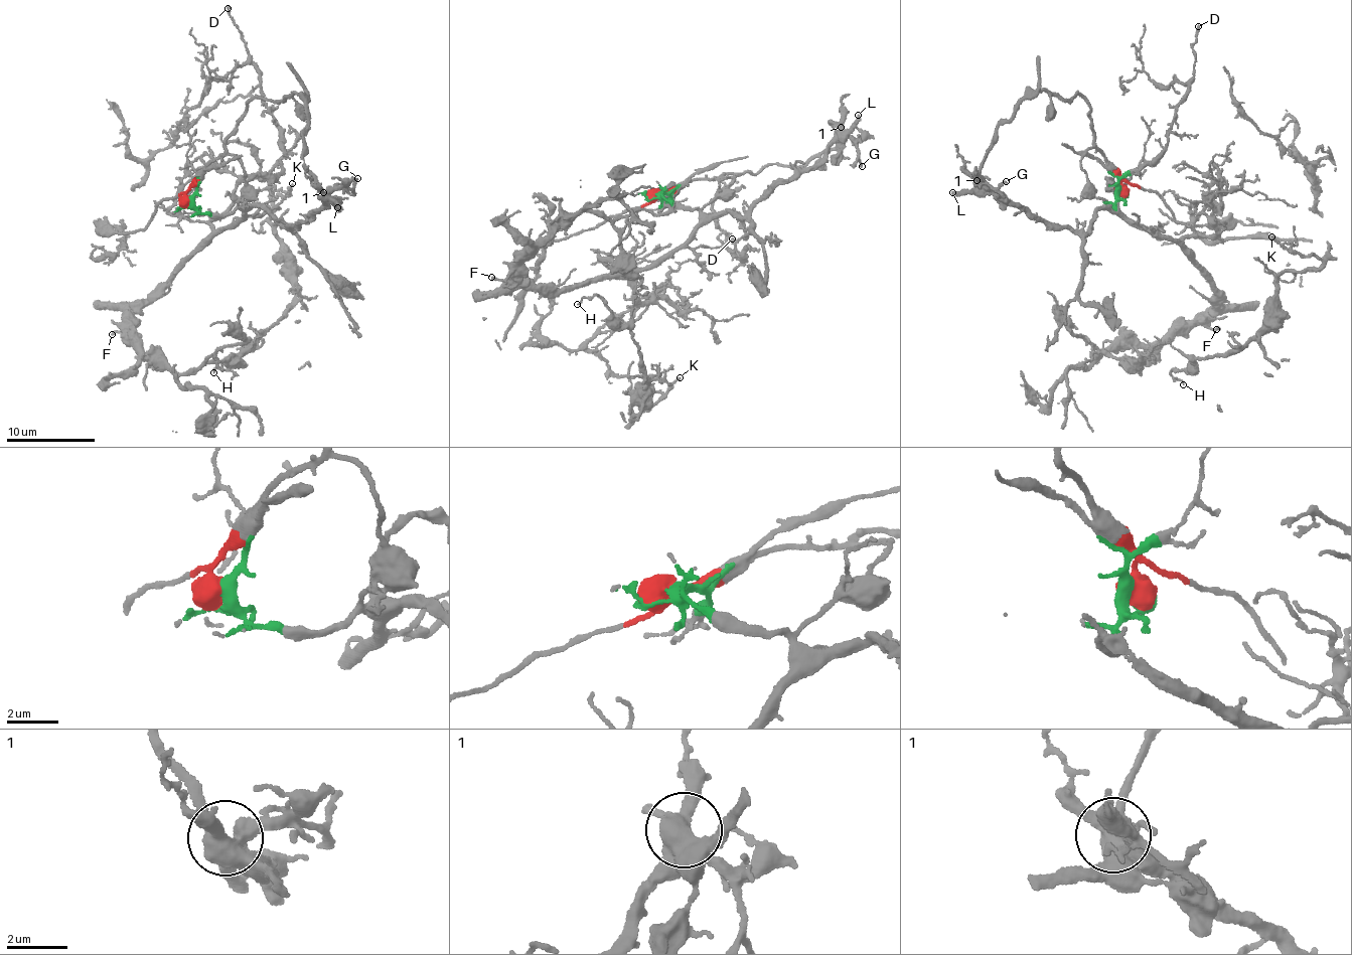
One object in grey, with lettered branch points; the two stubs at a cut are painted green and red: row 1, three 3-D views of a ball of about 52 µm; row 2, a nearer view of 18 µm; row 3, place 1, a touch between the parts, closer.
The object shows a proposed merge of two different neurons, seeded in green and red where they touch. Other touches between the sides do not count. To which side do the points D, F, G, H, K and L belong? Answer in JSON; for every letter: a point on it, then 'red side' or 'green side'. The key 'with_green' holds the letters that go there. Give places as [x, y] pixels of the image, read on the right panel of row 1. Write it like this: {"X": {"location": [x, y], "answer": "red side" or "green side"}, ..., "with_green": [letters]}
{"D": {"location": [1198, 26], "answer": "green side"}, "F": {"location": [1216, 329], "answer": "green side"}, "G": {"location": [1006, 181], "answer": "green side"}, "H": {"location": [1183, 384], "answer": "green side"}, "K": {"location": [1271, 236], "answer": "green side"}, "L": {"location": [952, 192], "answer": "red side"}, "with_green": ["D", "F", "G", "H", "K"]}

